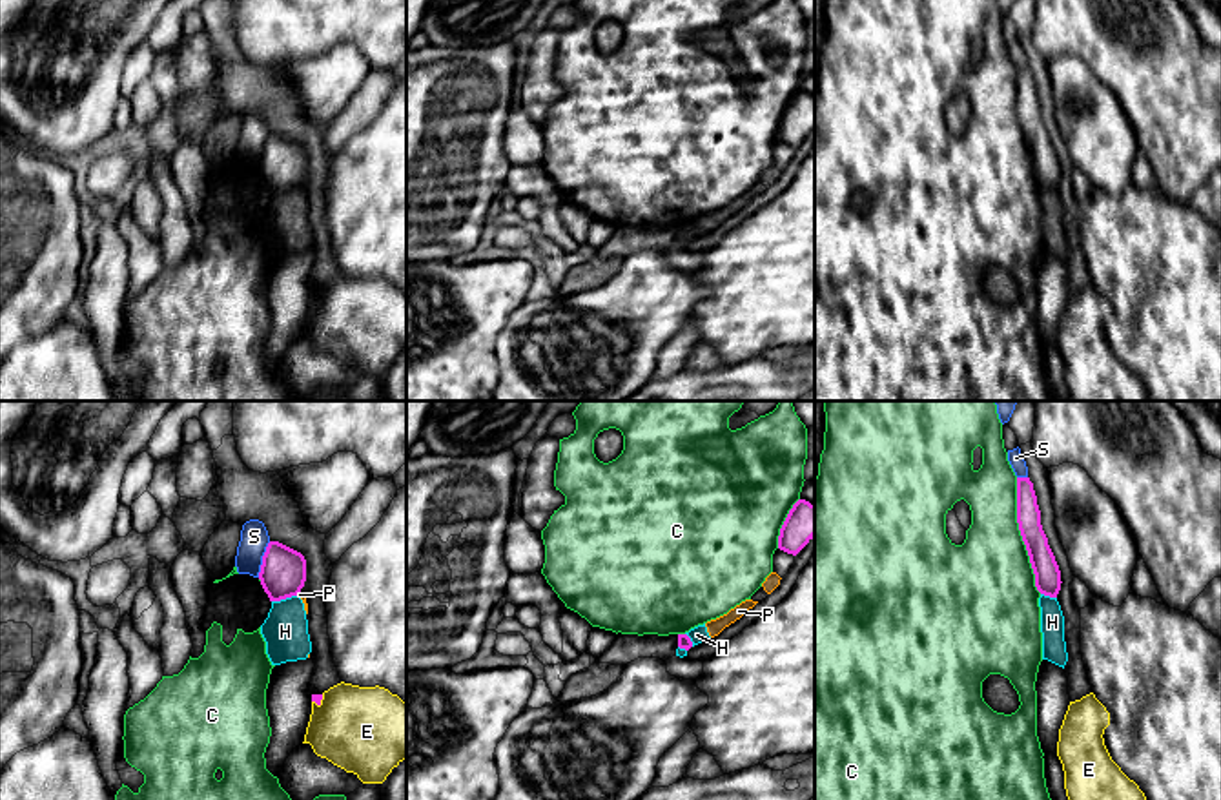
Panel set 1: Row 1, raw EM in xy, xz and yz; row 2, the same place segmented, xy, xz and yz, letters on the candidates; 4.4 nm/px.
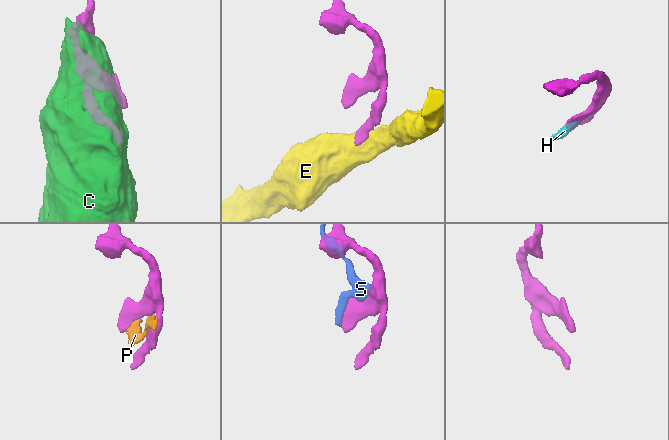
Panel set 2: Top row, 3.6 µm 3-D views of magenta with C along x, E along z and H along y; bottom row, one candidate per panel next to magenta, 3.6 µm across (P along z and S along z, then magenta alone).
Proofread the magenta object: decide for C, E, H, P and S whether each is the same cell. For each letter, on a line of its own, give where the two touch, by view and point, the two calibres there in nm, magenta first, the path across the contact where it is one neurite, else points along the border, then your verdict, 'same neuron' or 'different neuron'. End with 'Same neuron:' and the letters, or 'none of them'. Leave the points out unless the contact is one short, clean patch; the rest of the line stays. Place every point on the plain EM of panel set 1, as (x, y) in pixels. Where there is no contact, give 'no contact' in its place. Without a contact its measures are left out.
C: meets magenta in yz at (1021, 126); 110 nm thick on the magenta side, 400 nm on the other; different neuron
E: meets magenta in xy at (319, 294); 40 nm thick on the magenta side, 380 nm on the other; border along xy (323, 287), (318, 296), (312, 294); different neuron
H: meets magenta in xy at (283, 190); 200 nm thick on the magenta side, 200 nm on the other; border along xy (296, 186), (272, 194); different neuron
P: meets magenta in xy at (297, 184); 200 nm thick on the magenta side, 20 nm on the other; different neuron
S: meets magenta in xy at (263, 152); 200 nm thick on the magenta side, 130 nm on the other; different neuron
Same neuron: none of them

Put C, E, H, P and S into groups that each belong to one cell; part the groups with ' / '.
C / E / H P / S

